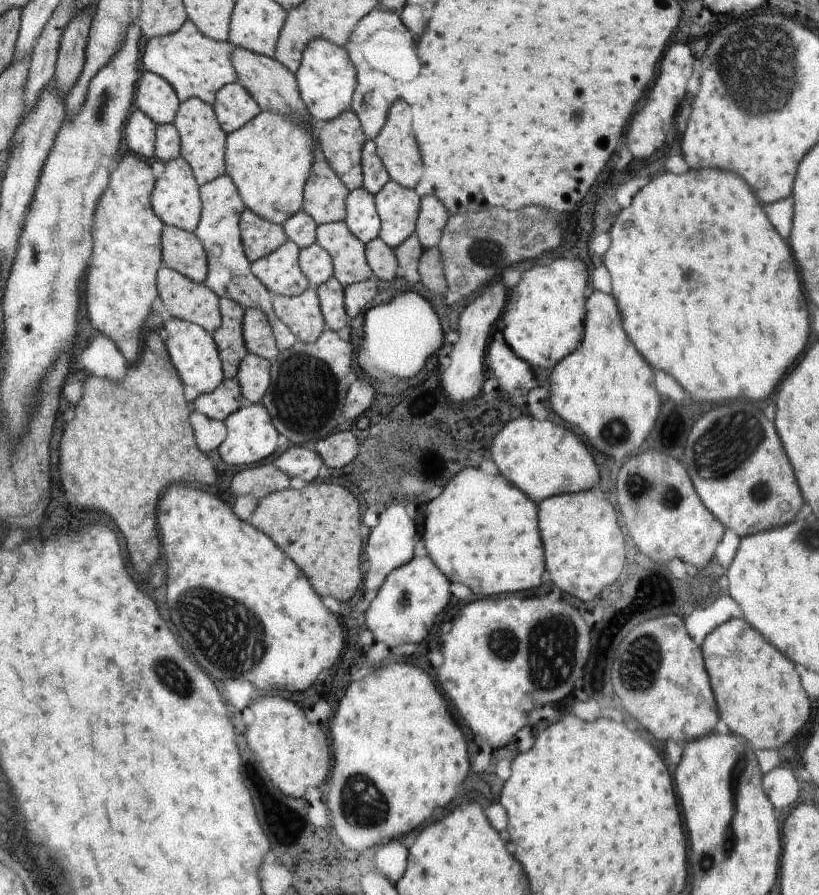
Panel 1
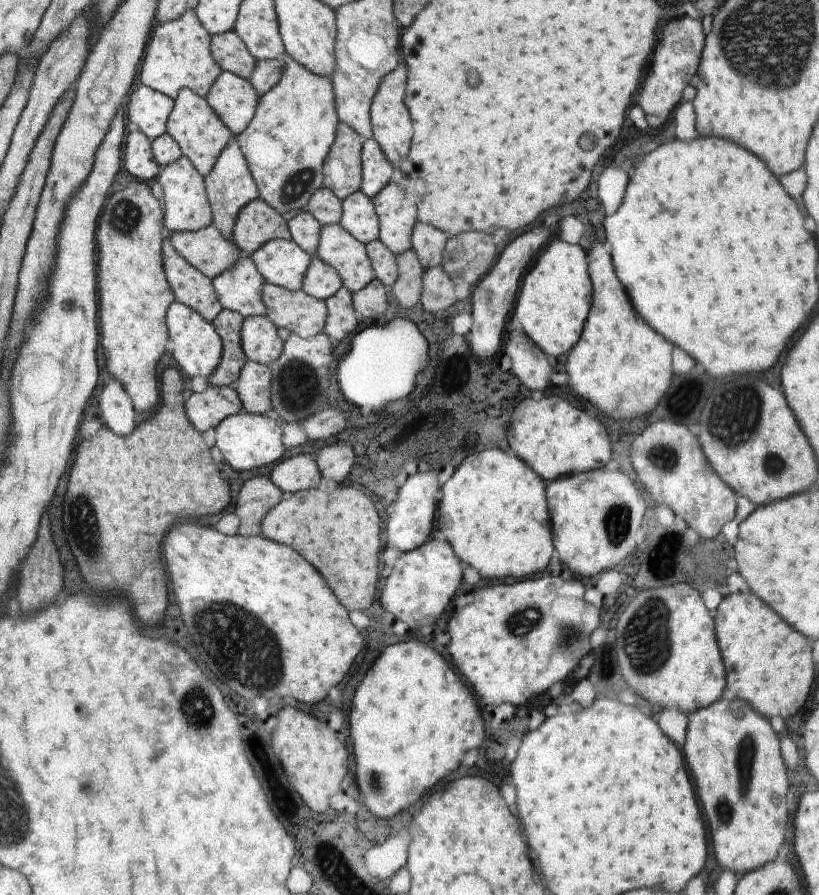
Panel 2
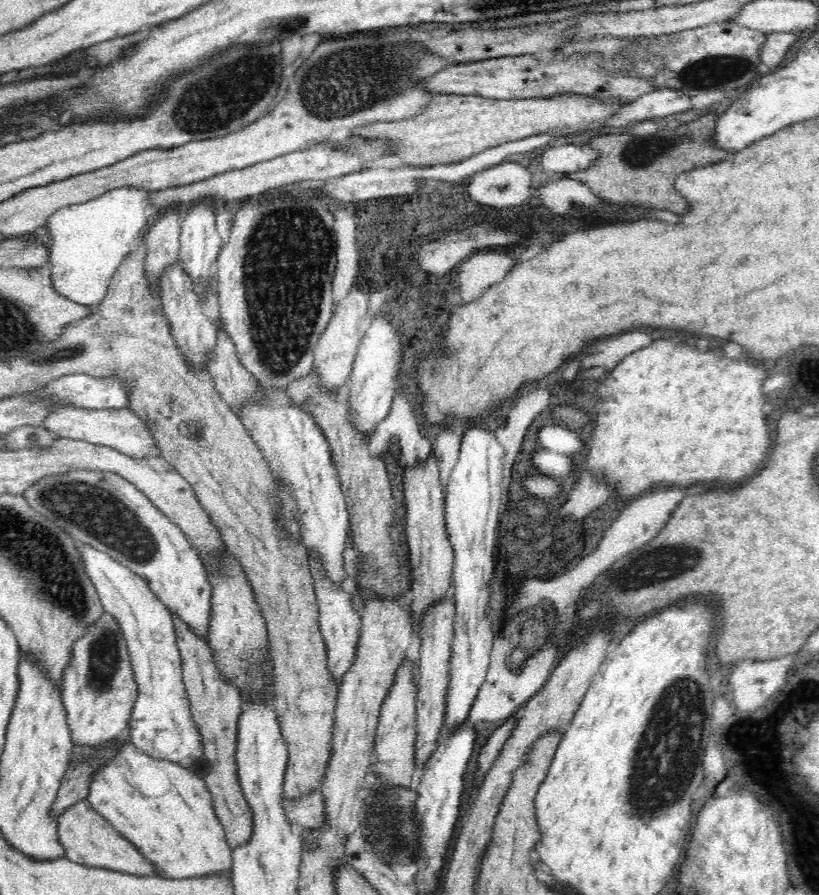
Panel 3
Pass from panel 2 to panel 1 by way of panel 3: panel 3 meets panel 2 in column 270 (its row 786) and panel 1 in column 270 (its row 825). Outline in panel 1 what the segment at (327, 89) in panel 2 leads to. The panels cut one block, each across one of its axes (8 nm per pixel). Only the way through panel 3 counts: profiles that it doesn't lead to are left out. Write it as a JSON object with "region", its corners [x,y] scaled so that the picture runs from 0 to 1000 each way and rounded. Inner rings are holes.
{"region":[[[320,125],[277,151],[274,170],[275,193],[283,199],[299,232],[332,250],[344,251],[369,232],[371,206],[383,181],[382,139]]]}

